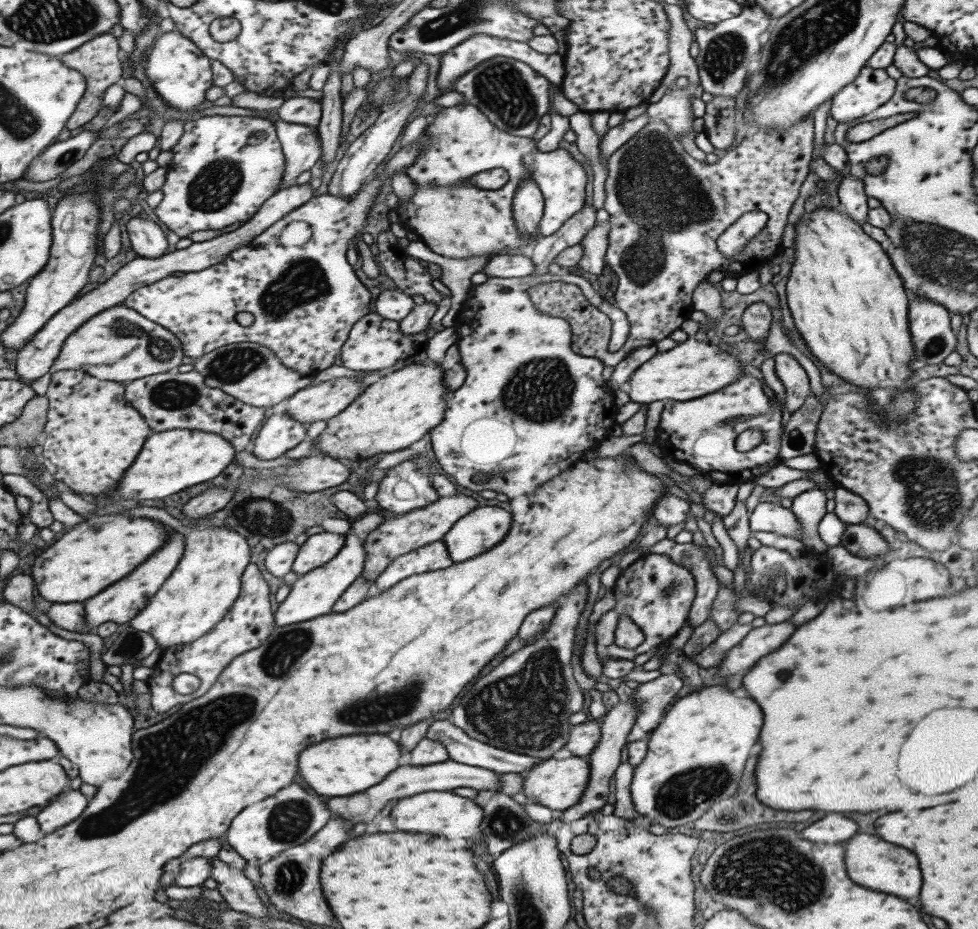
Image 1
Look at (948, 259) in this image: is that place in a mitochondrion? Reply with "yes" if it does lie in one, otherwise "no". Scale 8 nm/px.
yes

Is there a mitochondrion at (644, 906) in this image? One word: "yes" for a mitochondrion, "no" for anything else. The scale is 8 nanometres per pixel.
yes

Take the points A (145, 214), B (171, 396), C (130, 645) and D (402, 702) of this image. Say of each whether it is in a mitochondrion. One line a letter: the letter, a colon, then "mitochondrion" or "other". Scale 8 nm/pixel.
A: other
B: mitochondrion
C: mitochondrion
D: mitochondrion

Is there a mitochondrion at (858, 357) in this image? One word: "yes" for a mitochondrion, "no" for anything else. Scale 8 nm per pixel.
no

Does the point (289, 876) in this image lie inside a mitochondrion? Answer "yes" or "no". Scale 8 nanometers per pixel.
yes

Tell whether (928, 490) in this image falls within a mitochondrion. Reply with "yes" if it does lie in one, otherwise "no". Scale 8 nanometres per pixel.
yes

